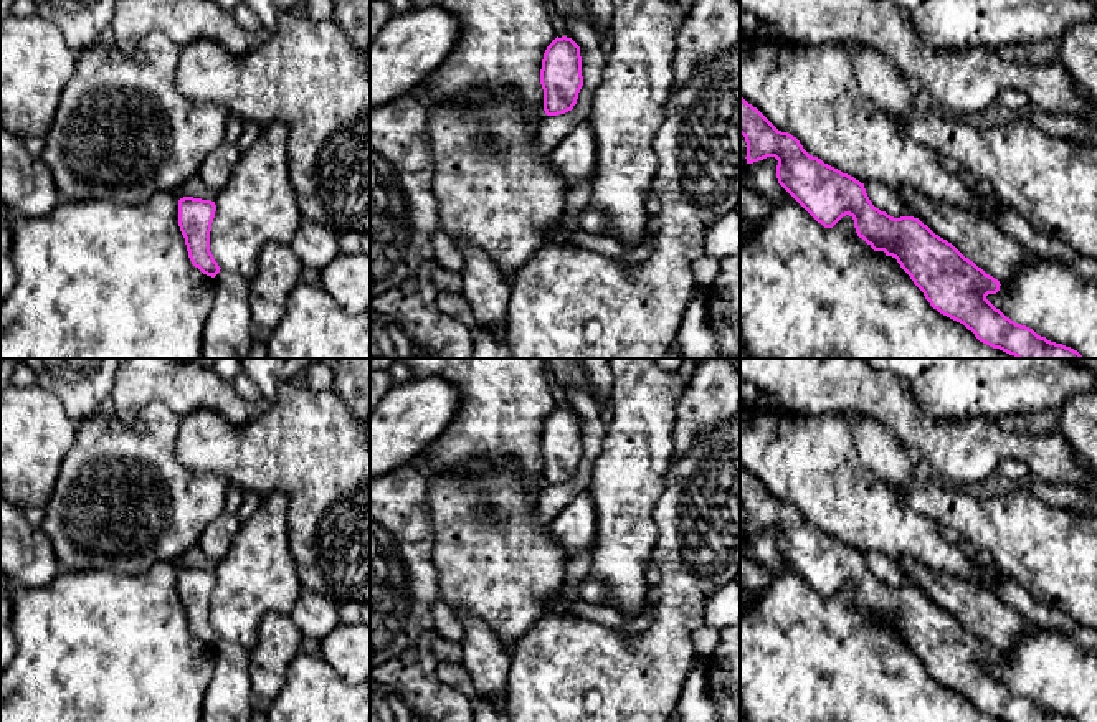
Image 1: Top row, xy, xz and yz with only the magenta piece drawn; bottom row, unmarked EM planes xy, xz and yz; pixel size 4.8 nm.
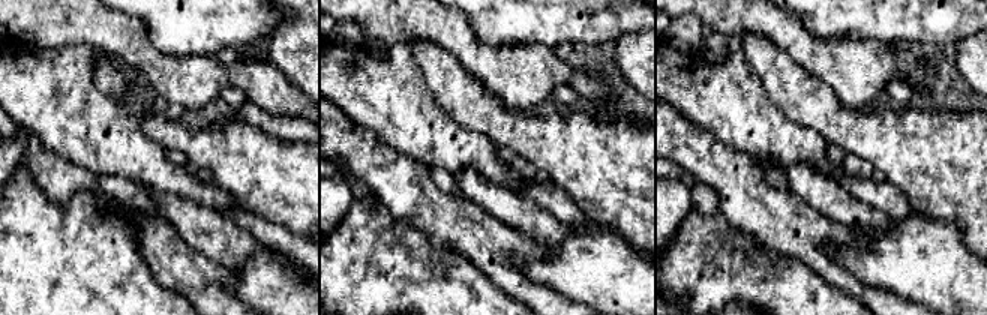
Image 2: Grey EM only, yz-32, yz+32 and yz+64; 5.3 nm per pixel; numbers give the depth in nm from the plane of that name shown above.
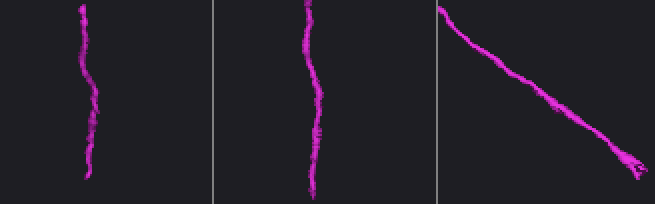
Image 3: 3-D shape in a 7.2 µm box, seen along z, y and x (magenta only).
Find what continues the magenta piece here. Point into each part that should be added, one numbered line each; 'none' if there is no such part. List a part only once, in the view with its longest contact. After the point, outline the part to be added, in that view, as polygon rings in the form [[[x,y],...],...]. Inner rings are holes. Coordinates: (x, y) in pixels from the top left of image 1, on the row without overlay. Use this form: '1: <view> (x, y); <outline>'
none

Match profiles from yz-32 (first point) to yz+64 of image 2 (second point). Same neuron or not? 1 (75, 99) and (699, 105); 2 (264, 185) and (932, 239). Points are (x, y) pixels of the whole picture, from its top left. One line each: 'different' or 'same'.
1: same
2: different

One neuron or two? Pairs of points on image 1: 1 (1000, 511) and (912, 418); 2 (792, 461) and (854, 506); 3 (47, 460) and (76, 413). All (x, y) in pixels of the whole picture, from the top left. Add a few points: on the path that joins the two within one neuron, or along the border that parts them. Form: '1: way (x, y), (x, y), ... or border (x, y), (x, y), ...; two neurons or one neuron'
1: border (926, 465), (942, 479), (959, 486); two neurons
2: way (807, 470), (840, 499); one neuron
3: border (47, 390), (60, 402), (63, 412), (75, 423); two neurons

